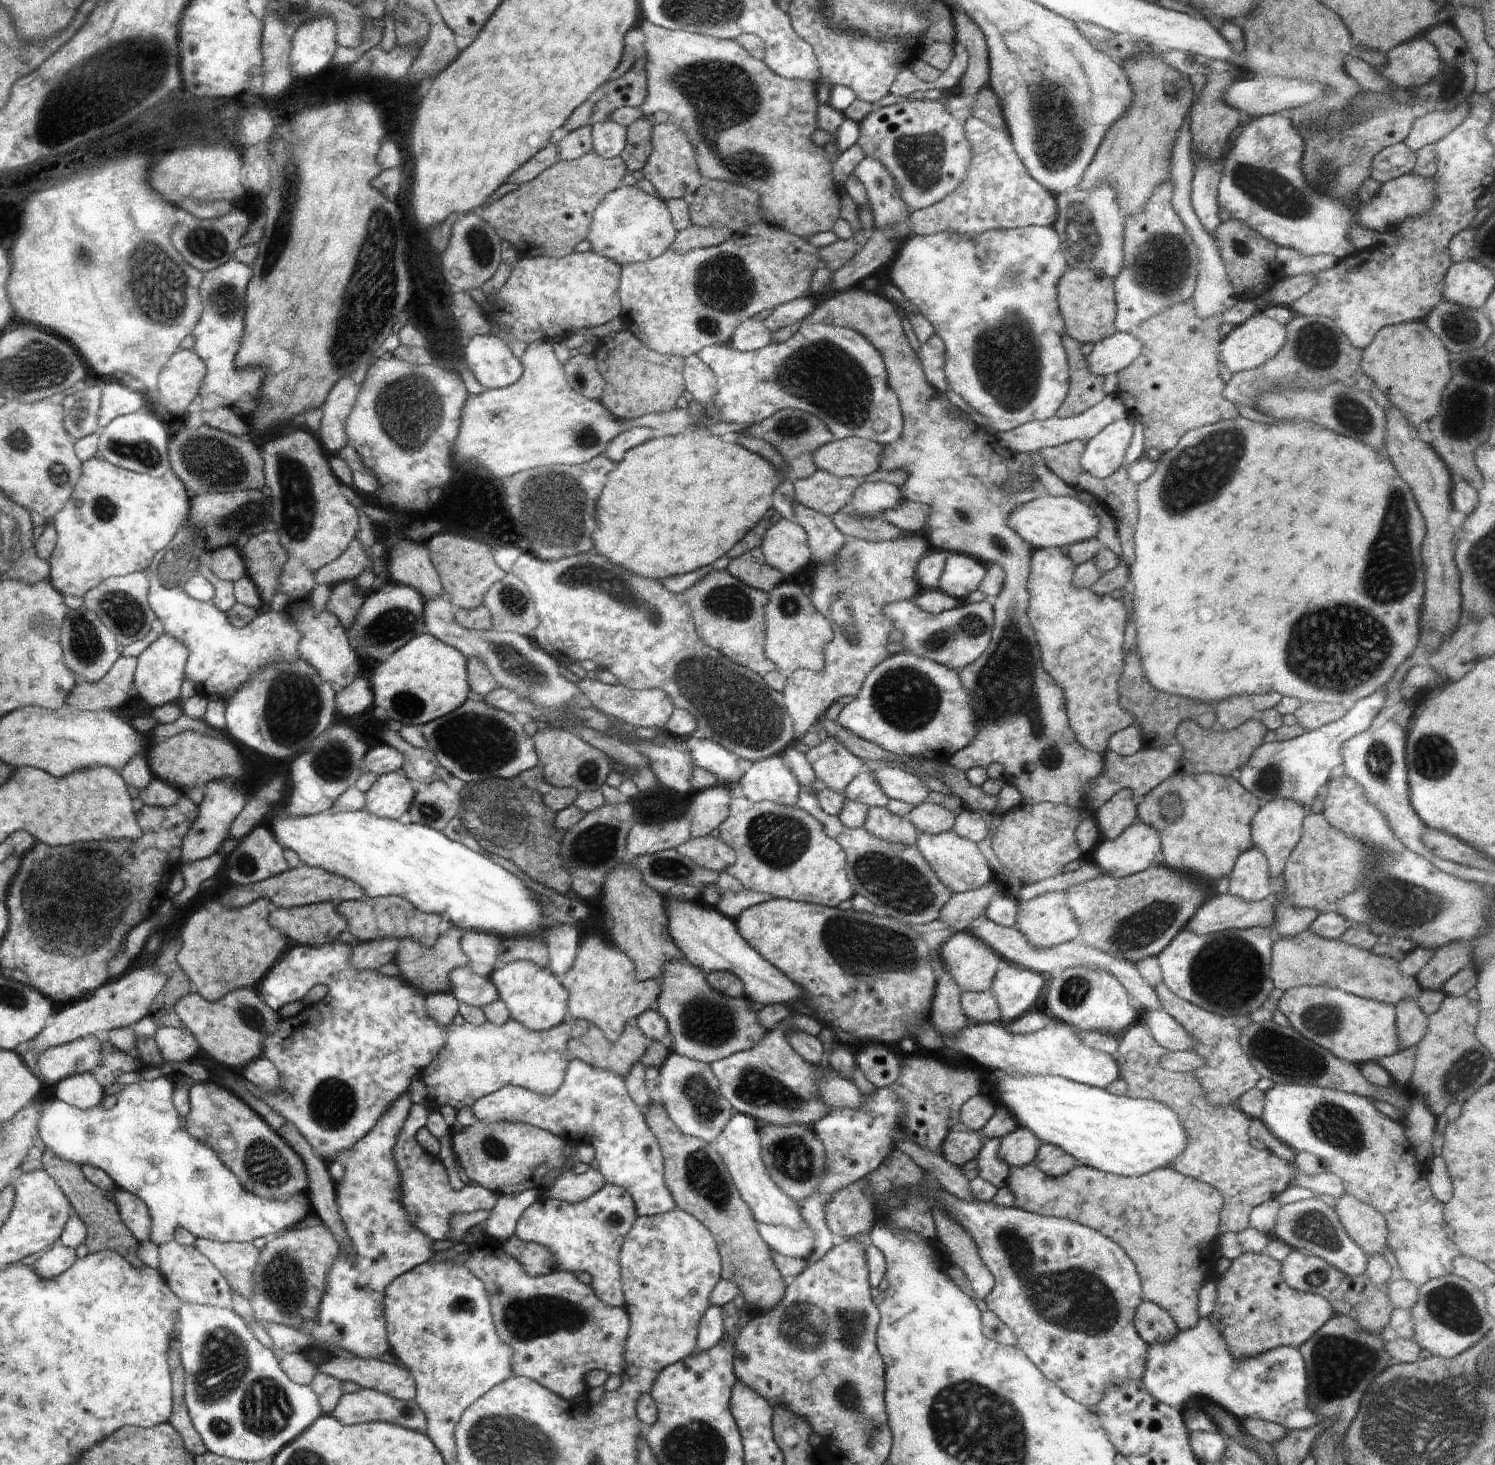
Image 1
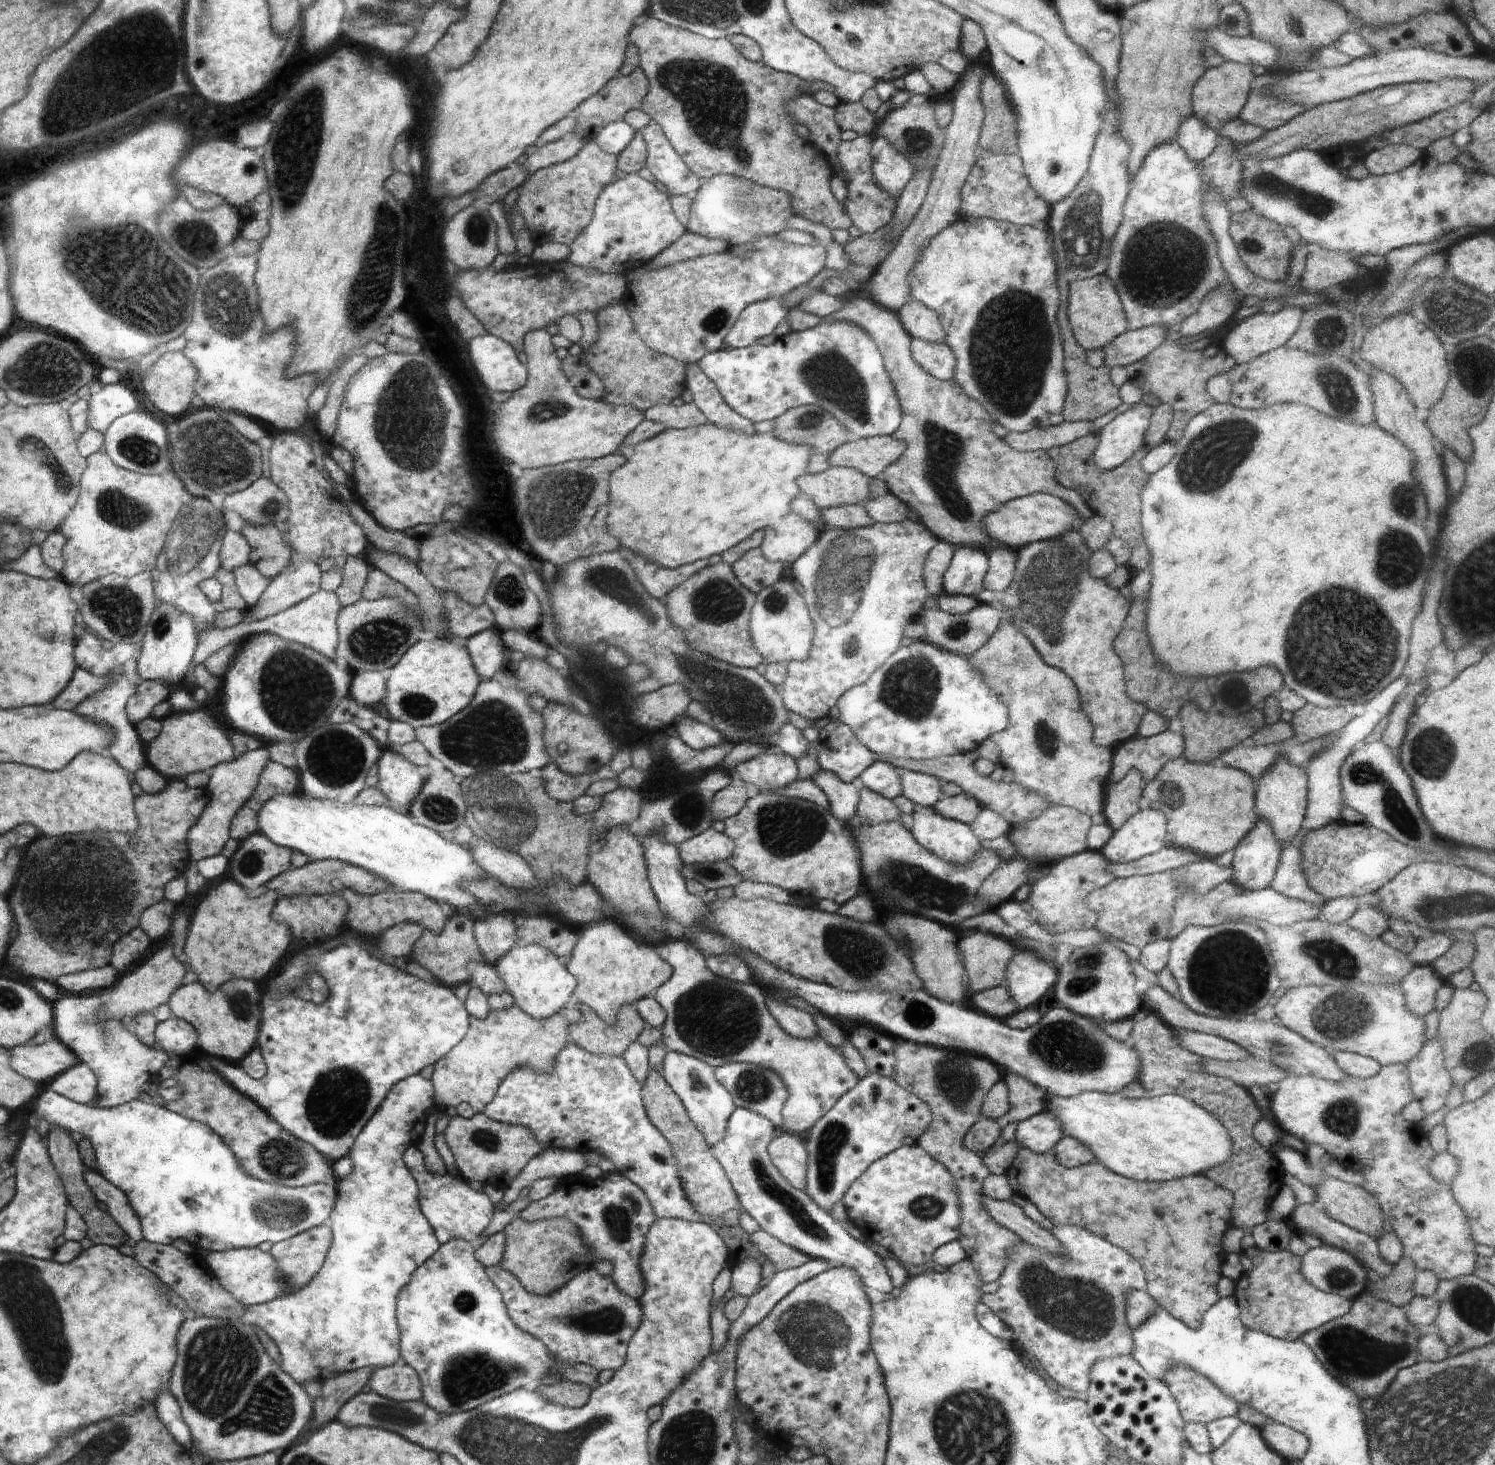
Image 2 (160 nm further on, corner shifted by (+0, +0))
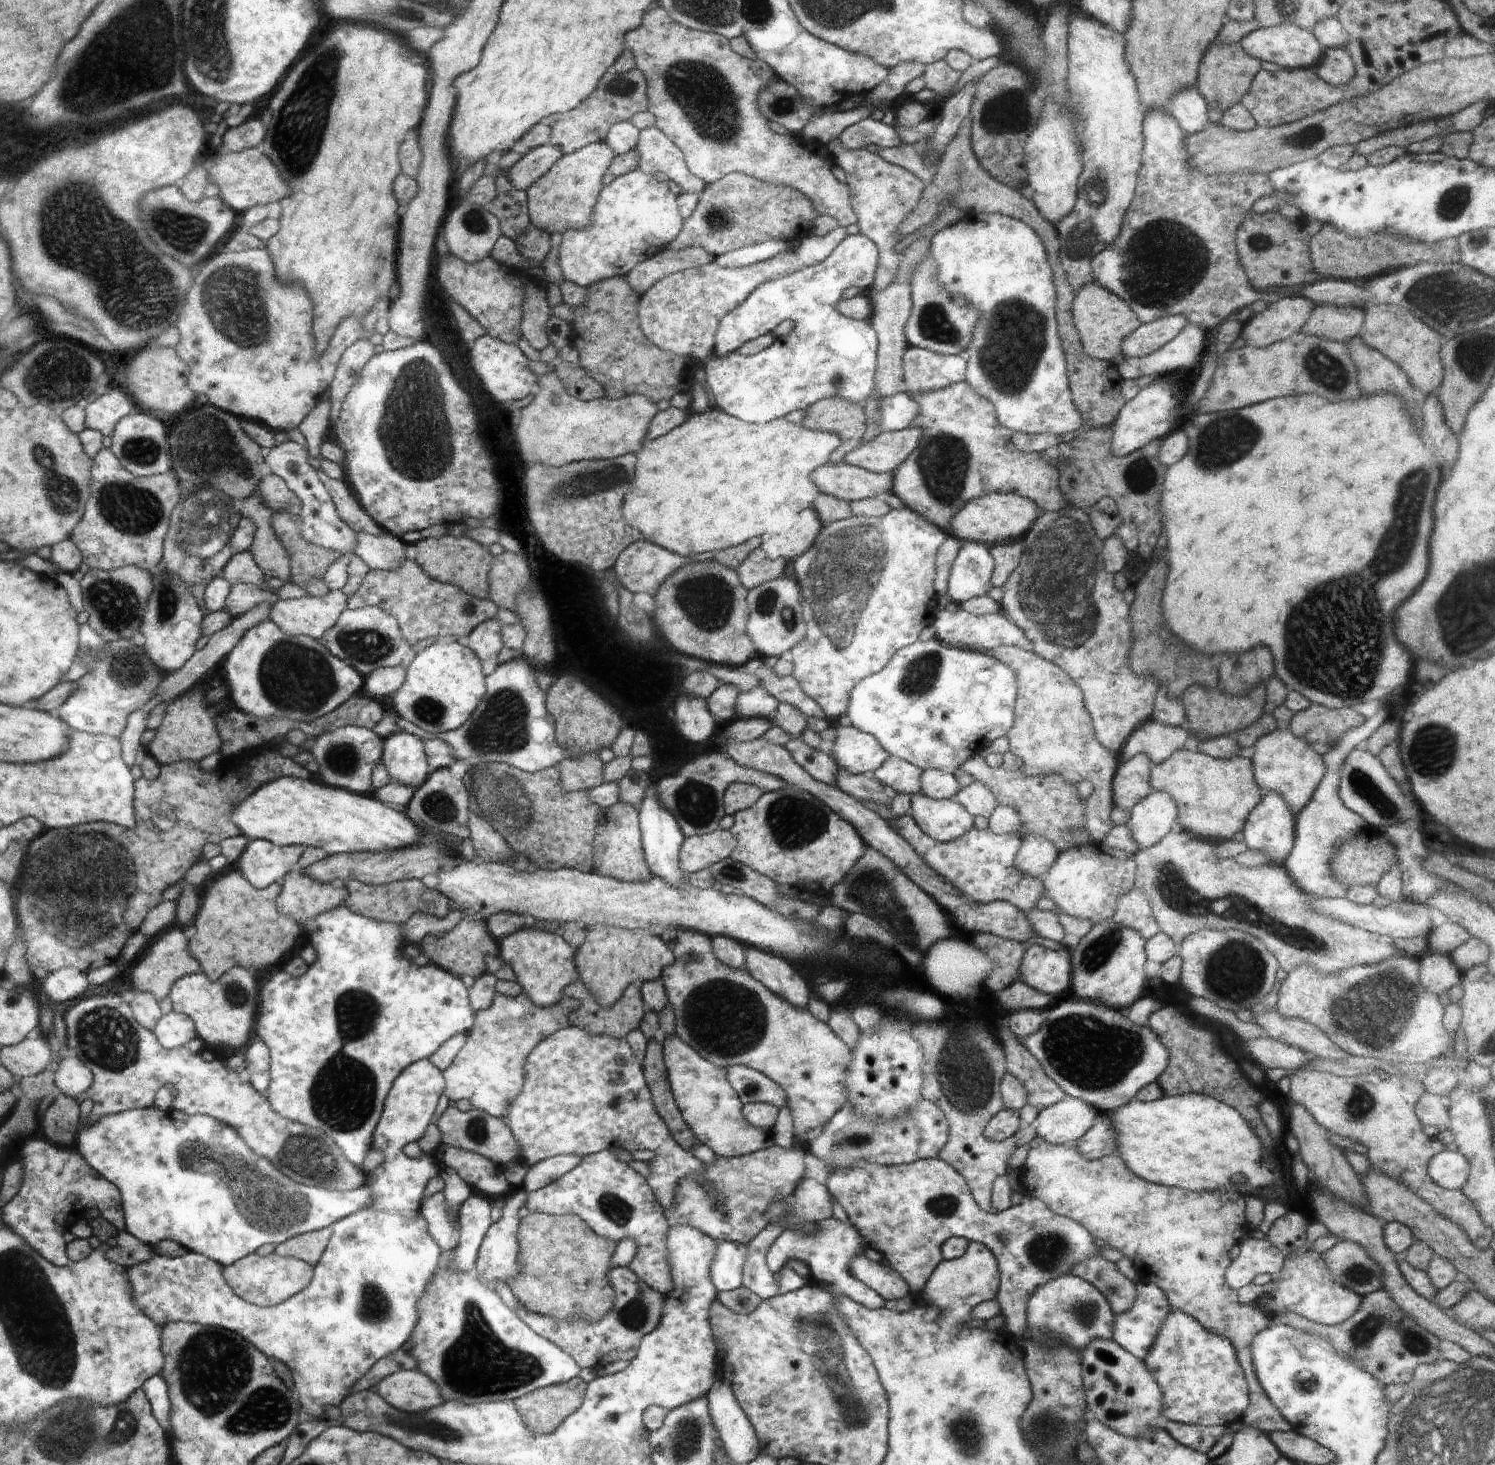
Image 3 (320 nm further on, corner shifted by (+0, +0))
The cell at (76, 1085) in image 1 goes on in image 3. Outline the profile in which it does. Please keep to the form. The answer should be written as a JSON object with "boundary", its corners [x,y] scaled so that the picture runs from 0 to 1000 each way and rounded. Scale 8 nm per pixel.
{"boundary":[[[46,720],[41,724],[36,734],[36,739],[39,746],[54,752],[56,746],[62,741],[62,732],[51,721]]]}

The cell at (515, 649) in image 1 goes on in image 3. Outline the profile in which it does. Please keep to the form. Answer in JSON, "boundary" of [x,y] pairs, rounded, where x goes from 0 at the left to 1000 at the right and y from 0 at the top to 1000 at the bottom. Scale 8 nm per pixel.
{"boundary":[[[238,362],[238,374],[236,377],[240,380],[247,388],[260,390],[267,387],[268,382],[276,377],[268,367],[257,362],[249,365],[243,362]]]}

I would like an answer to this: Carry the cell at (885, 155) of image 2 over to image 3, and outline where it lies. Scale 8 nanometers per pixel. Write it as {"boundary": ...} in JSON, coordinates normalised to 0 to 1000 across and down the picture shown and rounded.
{"boundary":[[[582,79],[565,87],[560,94],[567,102],[579,101],[581,99],[594,102],[606,99],[602,96],[597,85],[593,85],[589,82],[585,82]]]}

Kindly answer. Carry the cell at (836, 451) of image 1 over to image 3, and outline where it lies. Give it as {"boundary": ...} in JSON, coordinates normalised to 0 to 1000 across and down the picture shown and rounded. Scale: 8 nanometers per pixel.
{"boundary":[[[607,291],[589,296],[584,301],[565,310],[563,315],[584,323],[596,323],[609,311],[617,299],[617,293]]]}

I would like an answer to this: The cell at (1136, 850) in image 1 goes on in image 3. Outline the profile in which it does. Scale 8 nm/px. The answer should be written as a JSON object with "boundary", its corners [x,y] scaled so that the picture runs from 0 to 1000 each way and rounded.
{"boundary":[[[770,539],[757,552],[753,564],[757,567],[762,579],[773,577],[787,565],[788,552],[783,541]]]}

